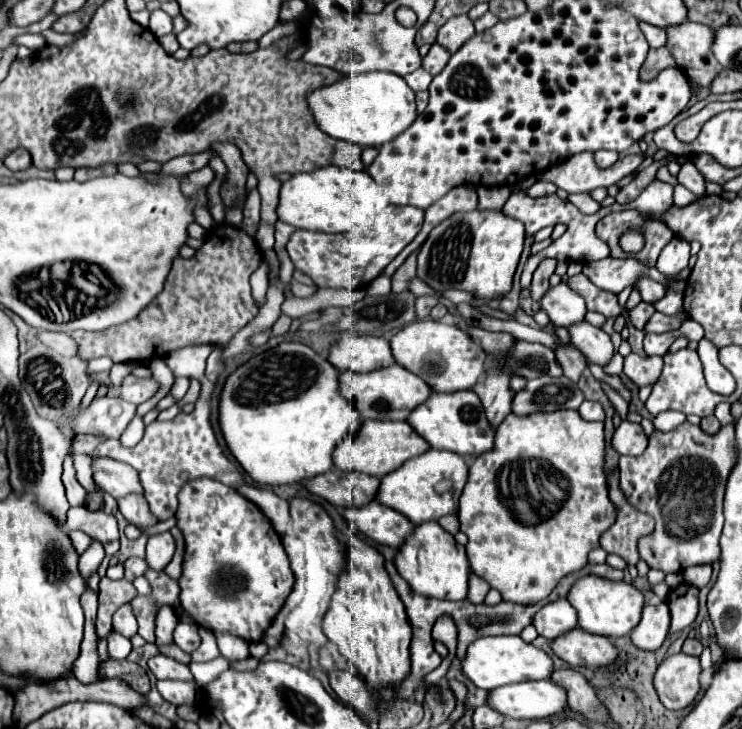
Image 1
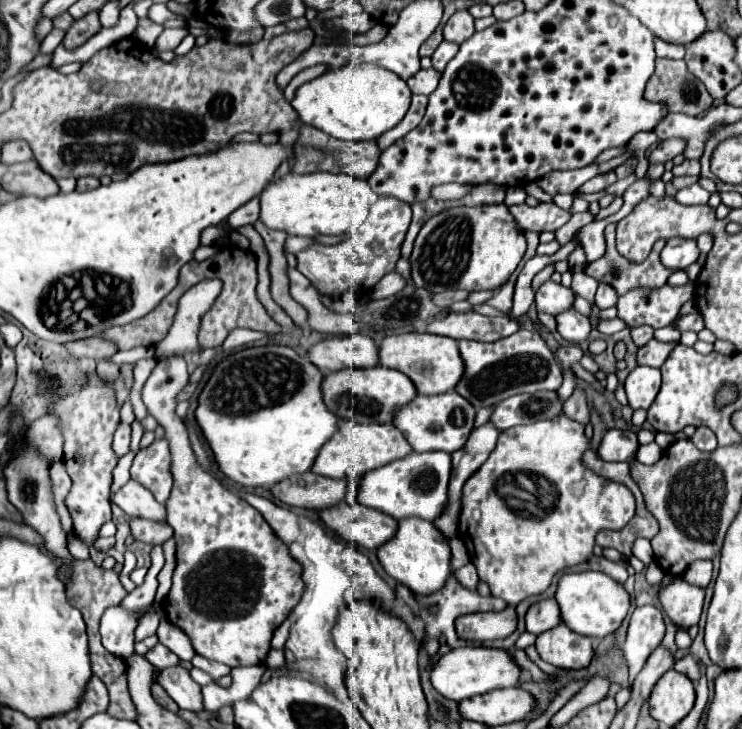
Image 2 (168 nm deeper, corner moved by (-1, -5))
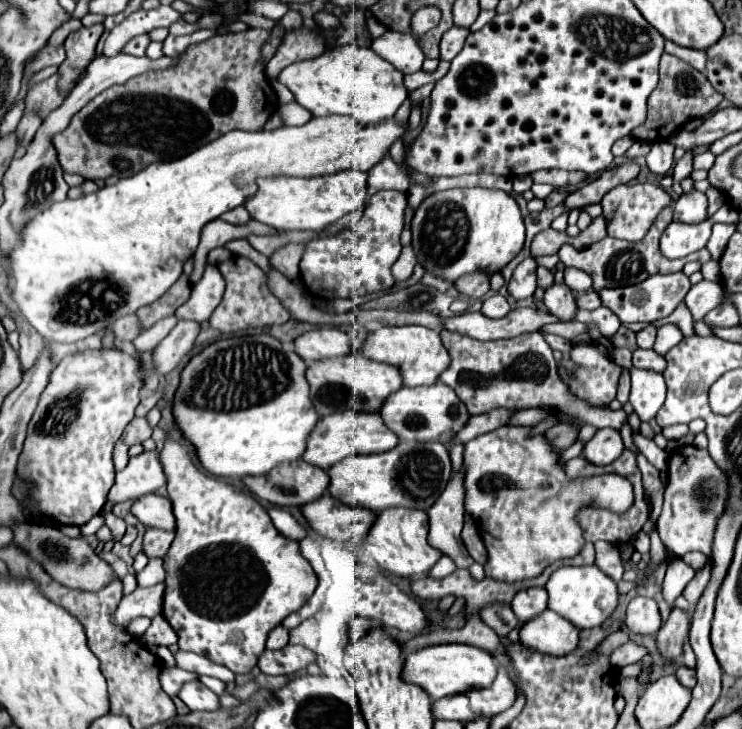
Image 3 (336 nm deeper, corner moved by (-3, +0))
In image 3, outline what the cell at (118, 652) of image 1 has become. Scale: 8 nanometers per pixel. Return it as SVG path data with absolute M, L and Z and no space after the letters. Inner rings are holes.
M164 583L148 587L148 589L136 589L130 595L124 595L116 611L112 613L112 623L120 627L122 631L128 631L128 625L136 617L156 617L162 613L164 603Z

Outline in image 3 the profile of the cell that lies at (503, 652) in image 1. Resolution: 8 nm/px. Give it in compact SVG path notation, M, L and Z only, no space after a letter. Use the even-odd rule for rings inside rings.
M444 643L444 645L432 645L416 653L410 653L404 661L402 677L408 683L420 685L430 695L430 699L438 701L448 695L490 687L492 681L496 679L496 671L498 671L496 661L488 651L468 643Z

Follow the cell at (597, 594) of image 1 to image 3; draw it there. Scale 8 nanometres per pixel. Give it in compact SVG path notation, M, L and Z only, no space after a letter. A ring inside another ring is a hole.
M596 565L556 569L546 583L546 591L550 597L550 609L568 619L578 629L594 629L604 625L604 621L614 615L620 601L616 581Z

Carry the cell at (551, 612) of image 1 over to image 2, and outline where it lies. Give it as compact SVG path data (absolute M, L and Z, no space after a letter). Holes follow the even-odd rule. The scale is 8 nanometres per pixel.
M554 598L550 600L540 600L536 604L532 604L526 612L526 630L532 634L542 634L558 624L562 624L560 618L560 608L556 604Z

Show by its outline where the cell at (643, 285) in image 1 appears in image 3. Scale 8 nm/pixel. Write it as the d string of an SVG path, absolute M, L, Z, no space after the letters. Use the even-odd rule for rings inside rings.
M662 211L660 217L656 219L654 227L650 229L650 233L638 241L638 243L628 243L628 241L620 241L620 239L614 239L614 237L604 237L602 241L578 251L574 249L572 245L562 245L560 251L558 251L558 257L560 261L566 265L566 267L578 267L582 271L586 271L592 281L594 281L594 289L596 291L602 291L602 289L610 289L610 287L624 287L624 285L634 285L634 283L640 283L644 281L646 277L650 275L656 275L656 273L676 273L676 271L682 271L682 267L688 263L688 261L700 261L700 263L706 263L710 261L710 251L708 249L702 249L698 253L692 253L688 259L678 259L678 261L670 261L666 259L662 253L660 253L660 235L664 233L666 225L672 221L672 211Z

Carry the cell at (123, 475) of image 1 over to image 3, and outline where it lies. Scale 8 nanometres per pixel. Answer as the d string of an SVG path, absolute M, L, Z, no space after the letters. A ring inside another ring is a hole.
M148 493L142 495L132 503L132 515L144 523L146 527L158 527L166 531L174 531L174 515L172 515L172 505L168 497L162 497L158 493Z

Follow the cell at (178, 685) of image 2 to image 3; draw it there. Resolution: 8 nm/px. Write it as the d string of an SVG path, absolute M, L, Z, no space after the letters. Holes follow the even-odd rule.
M200 681L184 683L178 697L188 705L190 711L216 711L220 707L218 705L218 695L214 695Z

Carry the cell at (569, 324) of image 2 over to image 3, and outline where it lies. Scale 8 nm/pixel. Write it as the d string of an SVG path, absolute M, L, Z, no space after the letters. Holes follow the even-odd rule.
M554 283L546 295L544 295L544 305L548 307L548 311L552 315L556 315L560 321L572 321L578 313L578 305L576 305L576 297L572 295L572 291L566 285L558 285Z

